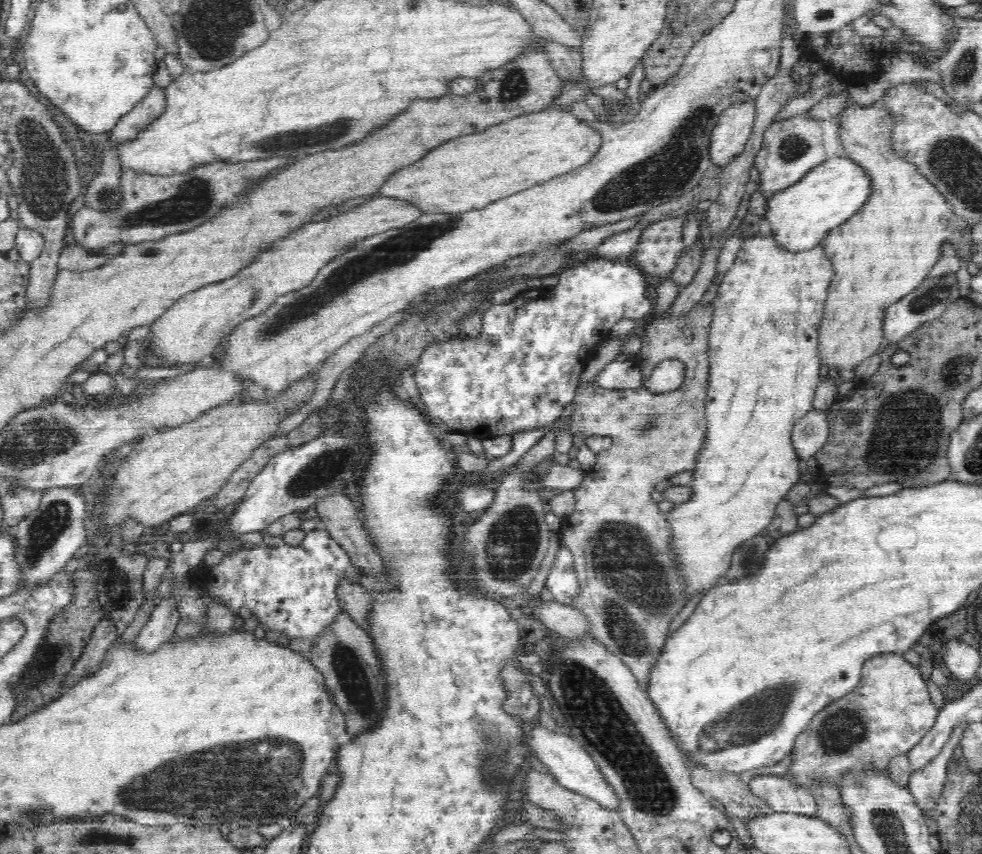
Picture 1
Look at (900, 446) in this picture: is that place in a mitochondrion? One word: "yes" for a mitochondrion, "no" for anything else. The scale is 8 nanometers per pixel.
yes

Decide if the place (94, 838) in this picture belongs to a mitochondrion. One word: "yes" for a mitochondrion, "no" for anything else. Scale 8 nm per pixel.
yes

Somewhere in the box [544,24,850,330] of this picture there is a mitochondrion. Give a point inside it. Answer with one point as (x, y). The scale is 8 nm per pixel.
(675, 163)

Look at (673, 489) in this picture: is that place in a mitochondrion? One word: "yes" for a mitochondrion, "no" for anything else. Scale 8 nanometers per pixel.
no

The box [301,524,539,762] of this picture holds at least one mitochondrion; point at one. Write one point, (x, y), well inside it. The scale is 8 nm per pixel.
(353, 680)

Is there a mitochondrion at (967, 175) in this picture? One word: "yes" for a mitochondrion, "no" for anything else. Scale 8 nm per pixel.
yes

